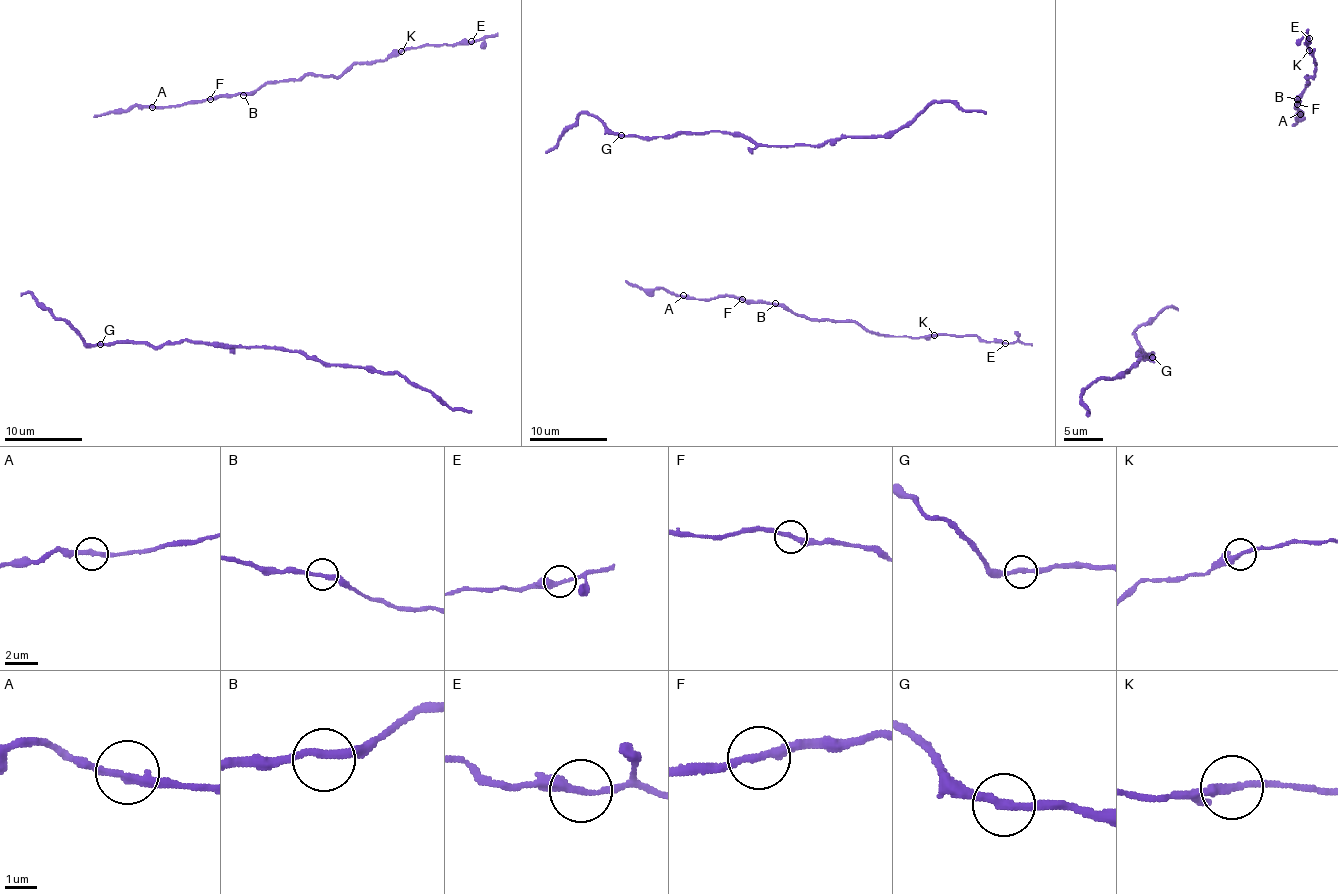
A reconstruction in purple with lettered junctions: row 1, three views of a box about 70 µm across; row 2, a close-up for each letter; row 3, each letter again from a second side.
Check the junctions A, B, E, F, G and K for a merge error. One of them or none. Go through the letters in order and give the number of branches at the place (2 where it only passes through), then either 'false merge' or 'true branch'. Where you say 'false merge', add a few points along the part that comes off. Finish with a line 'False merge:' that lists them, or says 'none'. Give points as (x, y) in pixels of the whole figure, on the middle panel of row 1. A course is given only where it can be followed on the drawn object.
A: 2 branches meet; true branch
B: 2 branches meet; true branch
E: 2 branches meet; true branch
F: 2 branches meet; true branch
G: 2 branches meet; true branch
K: 2 branches meet; true branch
False merge: none

